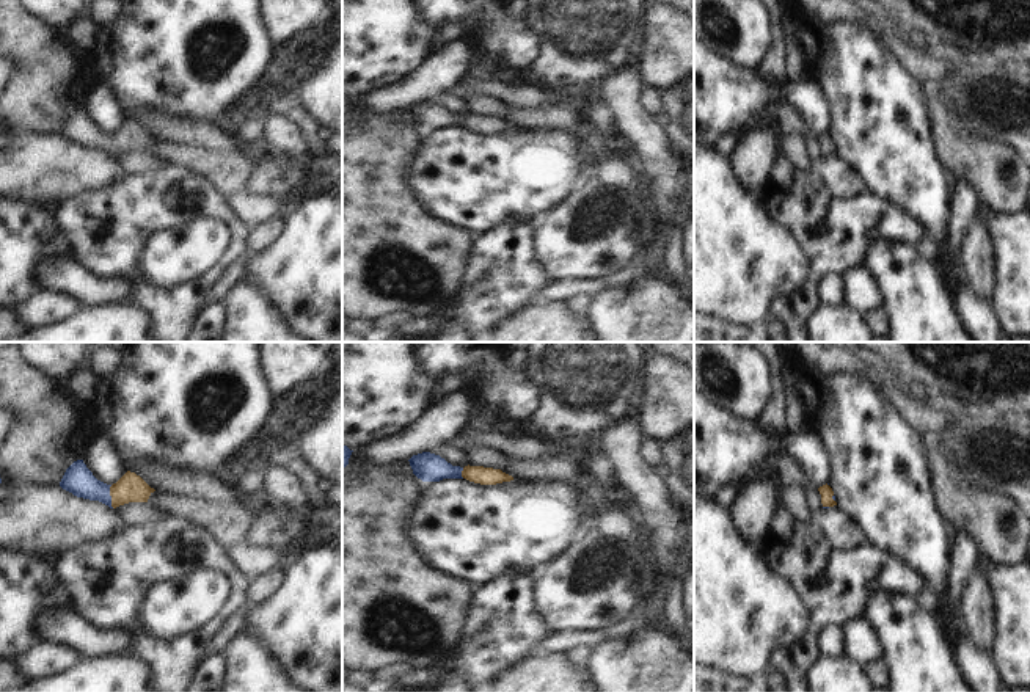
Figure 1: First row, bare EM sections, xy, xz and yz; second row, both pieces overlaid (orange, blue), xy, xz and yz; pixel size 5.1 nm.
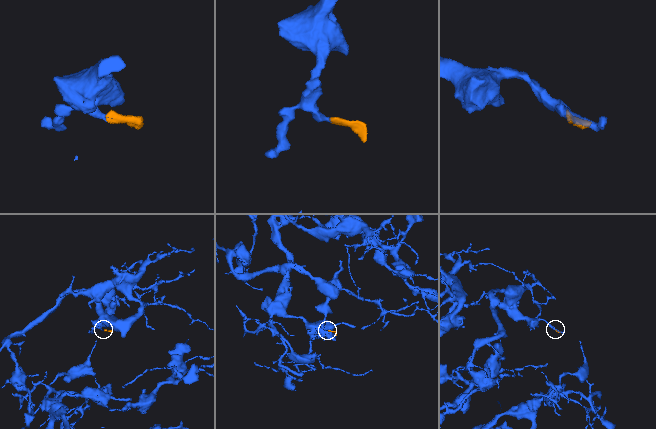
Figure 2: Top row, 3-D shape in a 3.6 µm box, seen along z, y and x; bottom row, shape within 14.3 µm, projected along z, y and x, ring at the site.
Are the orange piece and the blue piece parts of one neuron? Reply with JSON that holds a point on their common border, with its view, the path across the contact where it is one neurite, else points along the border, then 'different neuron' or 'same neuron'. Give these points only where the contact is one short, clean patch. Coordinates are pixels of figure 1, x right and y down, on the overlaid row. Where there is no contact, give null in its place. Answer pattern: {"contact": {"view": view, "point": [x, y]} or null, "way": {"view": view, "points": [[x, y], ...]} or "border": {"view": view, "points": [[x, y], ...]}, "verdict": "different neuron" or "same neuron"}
{"contact": {"view": "xy", "point": [110, 495]}, "way": {"view": "xy", "points": [[129, 488], [110, 495], [93, 490], [77, 479]]}, "verdict": "same neuron"}

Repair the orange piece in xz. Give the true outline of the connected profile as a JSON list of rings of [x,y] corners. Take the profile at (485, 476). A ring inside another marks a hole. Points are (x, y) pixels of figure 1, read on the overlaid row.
[[[422,452],[413,455],[410,460],[413,474],[422,482],[440,482],[443,479],[466,479],[480,485],[496,485],[513,480],[512,475],[501,469],[484,468],[484,466],[452,466],[440,455]]]

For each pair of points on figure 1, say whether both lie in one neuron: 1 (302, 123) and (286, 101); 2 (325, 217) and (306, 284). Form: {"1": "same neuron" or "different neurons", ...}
{"1": "same neuron", "2": "same neuron"}

